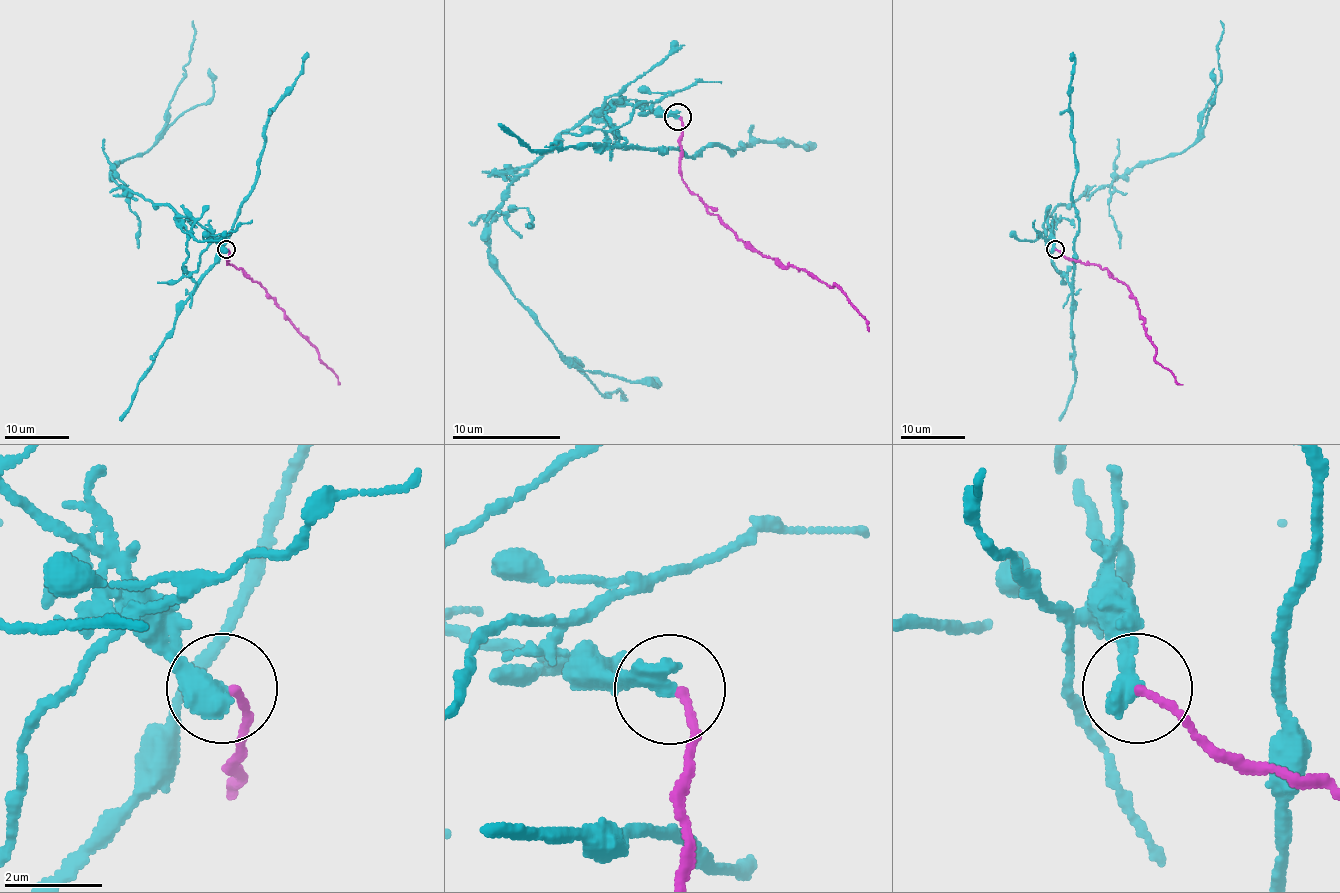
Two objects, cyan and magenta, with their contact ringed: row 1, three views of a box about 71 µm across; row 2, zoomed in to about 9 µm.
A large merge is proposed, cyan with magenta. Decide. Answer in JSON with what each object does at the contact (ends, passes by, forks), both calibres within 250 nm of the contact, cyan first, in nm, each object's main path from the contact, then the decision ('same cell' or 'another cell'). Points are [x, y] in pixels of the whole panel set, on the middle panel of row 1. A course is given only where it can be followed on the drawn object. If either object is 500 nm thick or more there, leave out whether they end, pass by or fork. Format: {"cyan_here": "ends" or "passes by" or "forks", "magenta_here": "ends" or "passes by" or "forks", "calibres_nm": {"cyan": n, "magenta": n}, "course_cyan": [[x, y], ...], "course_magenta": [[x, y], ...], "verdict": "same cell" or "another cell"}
{"calibres_nm": {"cyan": 550, "magenta": 150}, "course_cyan": [[678, 117], [626, 104], [594, 109], [513, 174], [488, 221], [496, 275], [605, 397], [621, 394]], "course_magenta": [[678, 117], [683, 126], [681, 180], [743, 242], [784, 267], [805, 269], [835, 286], [862, 315], [868, 332]], "verdict": "another cell"}

